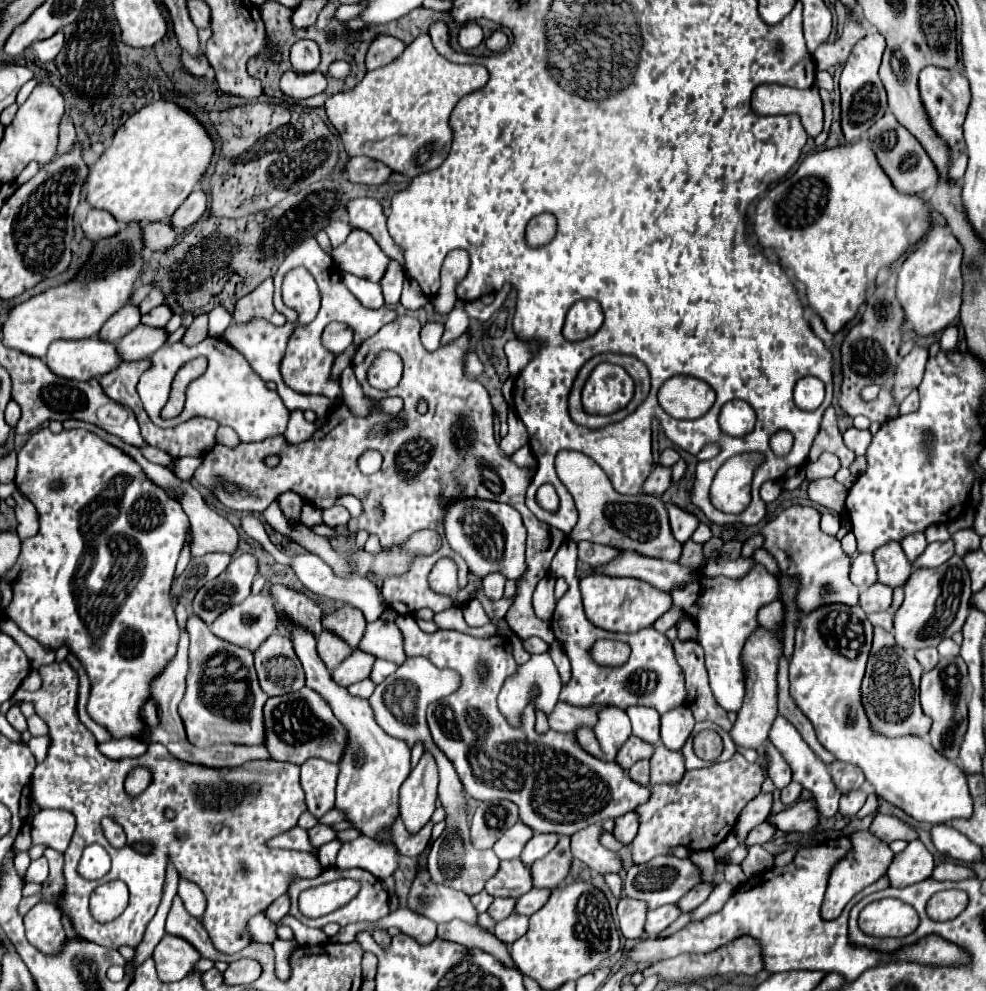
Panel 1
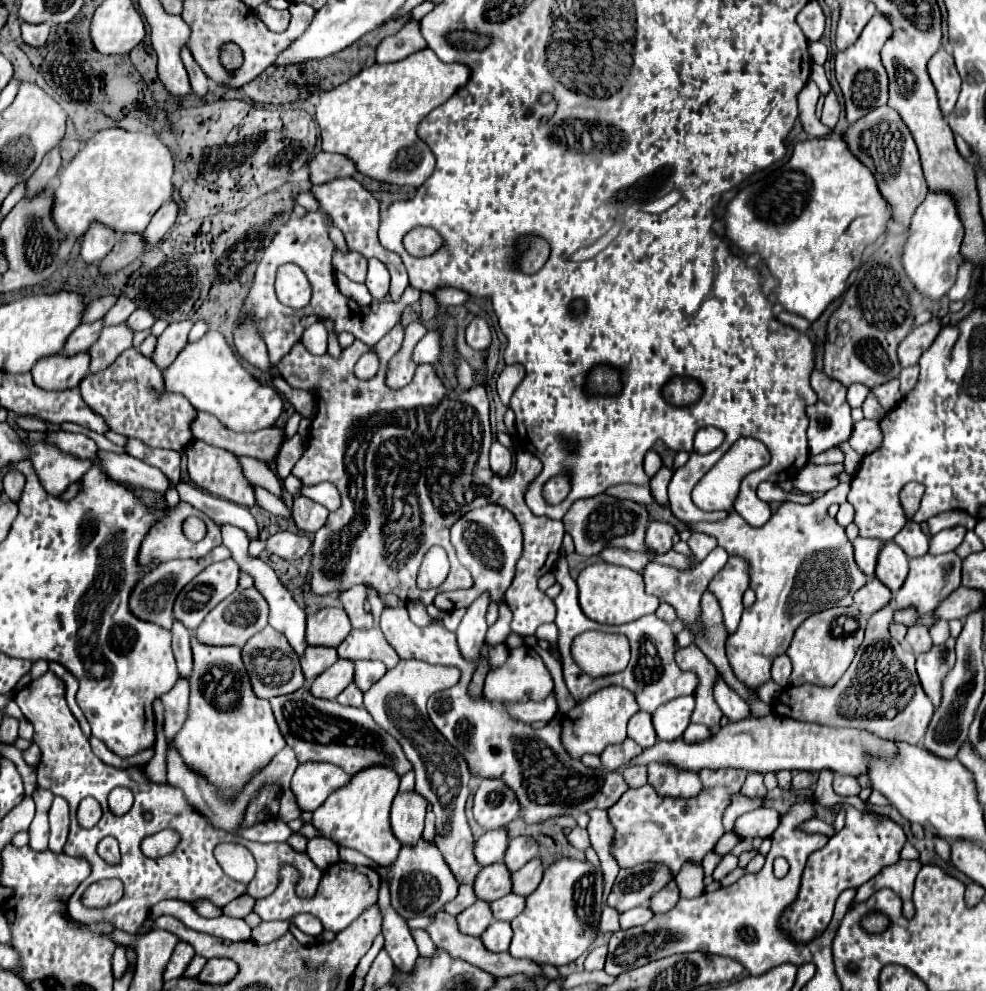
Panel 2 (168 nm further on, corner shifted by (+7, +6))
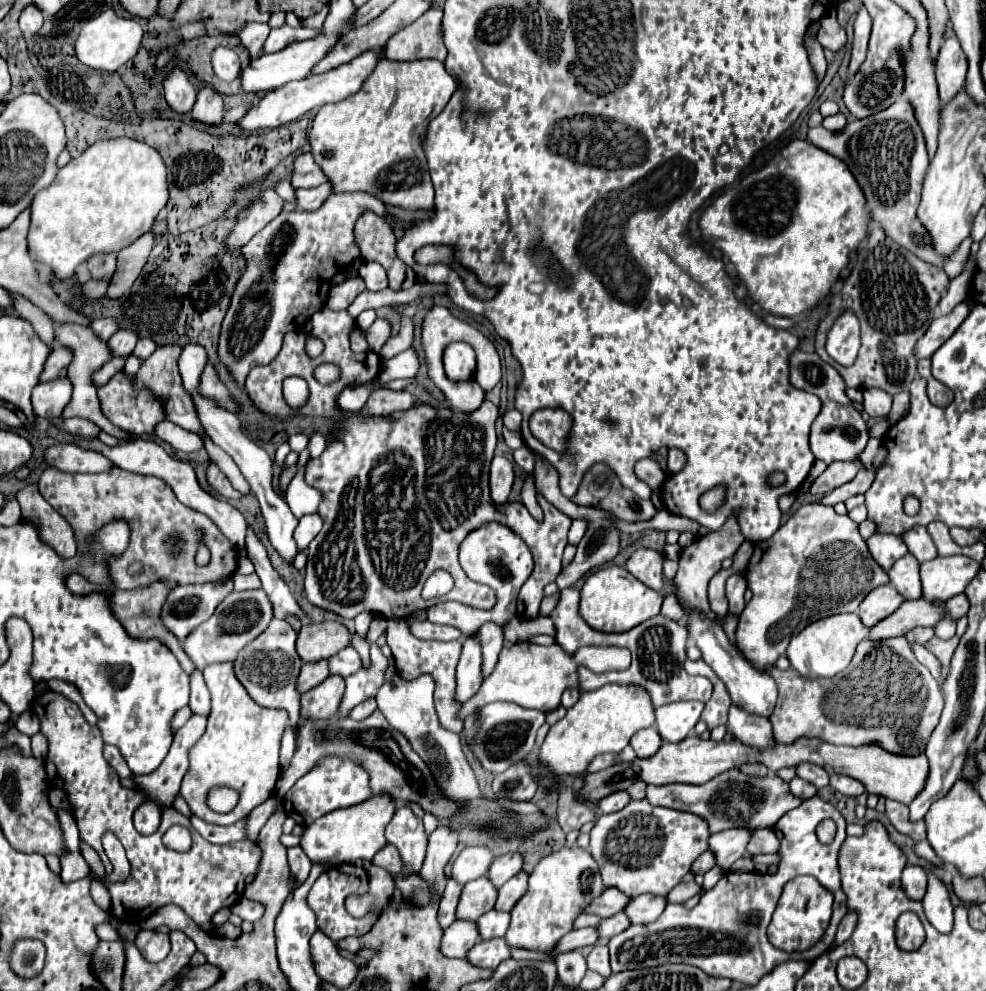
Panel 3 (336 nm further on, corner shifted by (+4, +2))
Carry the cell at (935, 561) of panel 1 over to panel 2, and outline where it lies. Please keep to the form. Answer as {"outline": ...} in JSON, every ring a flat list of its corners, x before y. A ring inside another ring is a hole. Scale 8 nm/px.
{"outline":[[962,525,950,527,950,529,944,529,944,531,936,533,930,539,930,553,932,555,940,555,940,553,954,551,962,543,964,535,966,535,966,527,962,527]]}

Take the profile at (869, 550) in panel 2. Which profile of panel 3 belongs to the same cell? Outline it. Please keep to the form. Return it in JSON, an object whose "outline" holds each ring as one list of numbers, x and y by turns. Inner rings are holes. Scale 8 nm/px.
{"outline":[[875,533,867,539,867,547,871,557,881,565,881,569,891,569,891,565,907,553,907,547,903,545,901,537,891,537,887,533]]}

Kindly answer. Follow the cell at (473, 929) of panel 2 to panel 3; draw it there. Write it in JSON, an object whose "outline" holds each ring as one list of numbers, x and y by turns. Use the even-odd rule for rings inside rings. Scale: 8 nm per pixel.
{"outline":[[455,921,443,931,441,949,447,957,465,957,467,951,479,941,479,929,473,921]]}

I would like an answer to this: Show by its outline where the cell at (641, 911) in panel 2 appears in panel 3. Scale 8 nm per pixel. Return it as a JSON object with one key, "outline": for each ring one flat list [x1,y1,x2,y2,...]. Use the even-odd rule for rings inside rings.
{"outline":[[617,913,615,917,601,919,601,923,597,925,597,929,601,933,601,939,611,939,613,935,623,933,629,925,631,925,631,921,627,921,627,915,625,913]]}

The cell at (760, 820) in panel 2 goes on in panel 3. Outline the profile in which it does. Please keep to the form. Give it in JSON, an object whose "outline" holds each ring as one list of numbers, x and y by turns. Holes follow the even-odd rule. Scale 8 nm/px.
{"outline":[[735,827,727,831,719,831,711,837,709,849,717,857,717,865,723,867,723,871,729,871,731,865,745,855,745,847,751,841,753,831,749,827]]}

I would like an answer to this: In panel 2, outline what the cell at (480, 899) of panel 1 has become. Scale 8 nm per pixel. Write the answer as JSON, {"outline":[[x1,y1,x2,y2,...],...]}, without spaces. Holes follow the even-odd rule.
{"outline":[[462,883,462,885,458,887,458,895,456,895,452,901,448,901,448,905,444,905,444,911,450,913,450,915,458,915,458,913,462,913,464,909,468,909,474,901,476,901,476,895,474,895,472,885]]}

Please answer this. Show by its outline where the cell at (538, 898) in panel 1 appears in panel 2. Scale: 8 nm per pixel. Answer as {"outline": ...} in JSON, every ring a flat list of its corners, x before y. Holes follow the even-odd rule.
{"outline":[[508,893,508,895,500,897,498,901,490,903,490,909,492,909,494,919,498,919,498,921,512,921,516,915,522,913,522,909,524,909,524,897]]}

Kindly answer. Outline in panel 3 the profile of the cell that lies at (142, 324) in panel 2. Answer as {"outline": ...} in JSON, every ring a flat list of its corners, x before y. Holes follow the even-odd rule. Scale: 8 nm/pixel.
{"outline":[[121,329,117,331,107,343,111,345,111,351,115,353,115,357,121,357,121,355,131,355,131,351,135,349,135,343,137,343,137,333,131,331,131,329]]}

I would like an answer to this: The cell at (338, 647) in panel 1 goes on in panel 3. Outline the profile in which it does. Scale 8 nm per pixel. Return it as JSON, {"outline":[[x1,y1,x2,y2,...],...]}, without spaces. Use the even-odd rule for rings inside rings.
{"outline":[[323,659,323,661,315,661,315,663,305,663,301,667,301,673,299,673,299,679,297,679,297,689,301,693,317,687,321,681,325,681,329,675,329,663]]}

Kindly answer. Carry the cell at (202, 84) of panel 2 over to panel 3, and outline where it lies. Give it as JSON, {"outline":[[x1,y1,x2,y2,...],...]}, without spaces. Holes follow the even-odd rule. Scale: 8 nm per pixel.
{"outline":[[203,85,197,91,197,101,191,111,193,119,209,123,209,125,219,125,223,119,223,113,225,113,225,109,223,109,221,95,215,89,207,89,207,85]]}

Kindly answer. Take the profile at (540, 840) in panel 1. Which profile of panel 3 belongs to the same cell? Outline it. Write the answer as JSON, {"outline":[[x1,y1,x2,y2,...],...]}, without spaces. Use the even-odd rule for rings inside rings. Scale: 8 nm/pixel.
{"outline":[[507,853,507,855,501,855,493,861,487,877,493,881,493,885,501,887,511,877,515,877,521,871,521,867,523,867,523,855,521,853]]}

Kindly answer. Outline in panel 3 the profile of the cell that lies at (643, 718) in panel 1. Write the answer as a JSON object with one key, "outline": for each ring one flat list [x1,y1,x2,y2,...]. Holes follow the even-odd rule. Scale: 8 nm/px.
{"outline":[[647,727,641,729,639,733,635,733,635,737,631,737,631,747,635,749,637,757,651,757,659,751,663,739,659,737,655,727]]}

